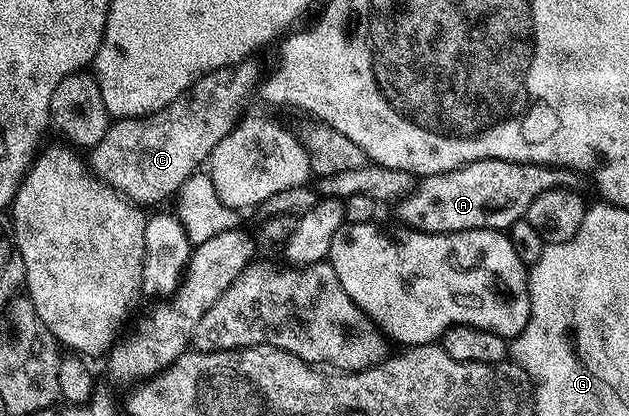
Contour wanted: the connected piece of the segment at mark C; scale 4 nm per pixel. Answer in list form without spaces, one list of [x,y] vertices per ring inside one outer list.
[[[254,60],[240,62],[236,66],[225,66],[223,70],[214,70],[195,80],[185,96],[145,118],[120,118],[111,121],[108,132],[104,132],[104,140],[100,140],[100,144],[89,151],[89,165],[102,181],[143,208],[149,208],[153,202],[162,202],[165,198],[173,199],[184,180],[191,178],[201,167],[198,165],[201,162],[203,165],[209,159],[216,144],[220,144],[220,140],[224,140],[224,136],[228,136],[238,125],[244,114],[242,105],[249,100],[253,90],[255,93],[259,82],[260,74],[258,78],[258,66]]]

